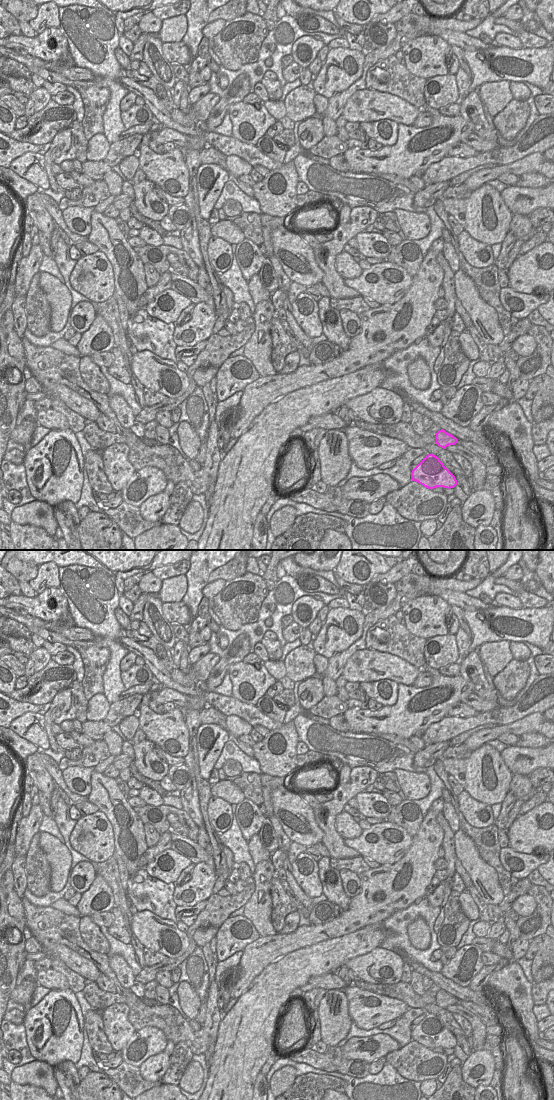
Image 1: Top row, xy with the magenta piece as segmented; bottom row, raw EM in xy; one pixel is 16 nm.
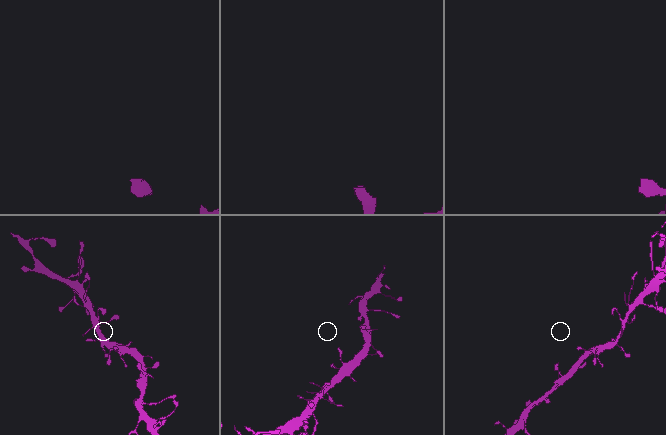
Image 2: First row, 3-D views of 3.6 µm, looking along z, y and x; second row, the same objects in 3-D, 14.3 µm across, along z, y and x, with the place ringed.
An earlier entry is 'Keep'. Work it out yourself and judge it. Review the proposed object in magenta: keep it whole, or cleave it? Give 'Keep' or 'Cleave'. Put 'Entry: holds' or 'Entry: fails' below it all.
Keep.
Entry: holds

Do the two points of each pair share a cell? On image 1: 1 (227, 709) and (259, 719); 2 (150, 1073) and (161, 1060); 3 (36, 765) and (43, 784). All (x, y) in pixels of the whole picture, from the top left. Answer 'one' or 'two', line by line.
1: one
2: one
3: one

